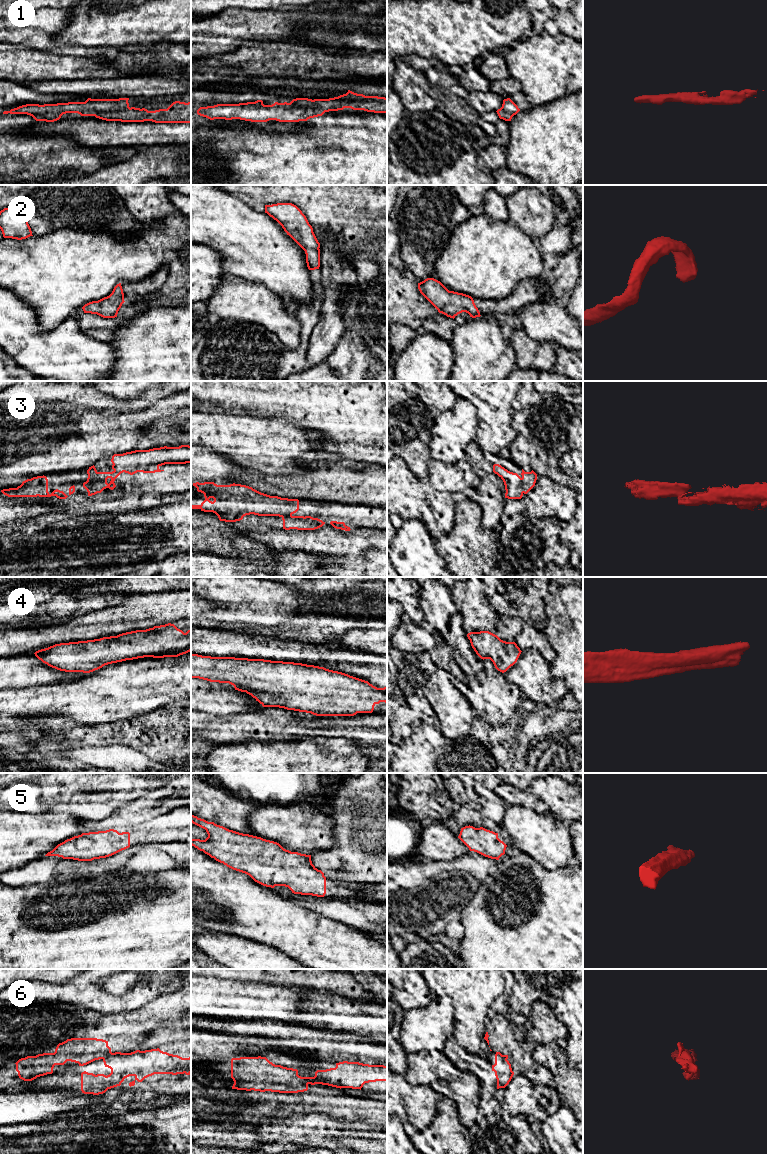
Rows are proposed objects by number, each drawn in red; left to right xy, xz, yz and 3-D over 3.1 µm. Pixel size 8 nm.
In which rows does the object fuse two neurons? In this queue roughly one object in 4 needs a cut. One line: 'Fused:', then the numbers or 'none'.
Fused: 6

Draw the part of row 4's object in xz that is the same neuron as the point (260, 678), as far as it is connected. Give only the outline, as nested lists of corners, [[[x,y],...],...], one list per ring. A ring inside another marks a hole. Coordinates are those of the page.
[[[191,654],[191,678],[229,683],[235,690],[251,695],[263,707],[279,707],[316,716],[372,713],[376,704],[387,703],[387,687],[377,688],[348,674],[302,663]]]

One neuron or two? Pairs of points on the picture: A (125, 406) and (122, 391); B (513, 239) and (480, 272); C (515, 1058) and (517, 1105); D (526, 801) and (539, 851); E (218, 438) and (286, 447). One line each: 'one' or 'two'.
A: two
B: one
C: two
D: two
E: one

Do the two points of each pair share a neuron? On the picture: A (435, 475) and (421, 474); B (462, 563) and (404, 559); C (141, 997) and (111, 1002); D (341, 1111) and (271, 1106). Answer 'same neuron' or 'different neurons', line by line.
A: different neurons
B: different neurons
C: same neuron
D: same neuron

